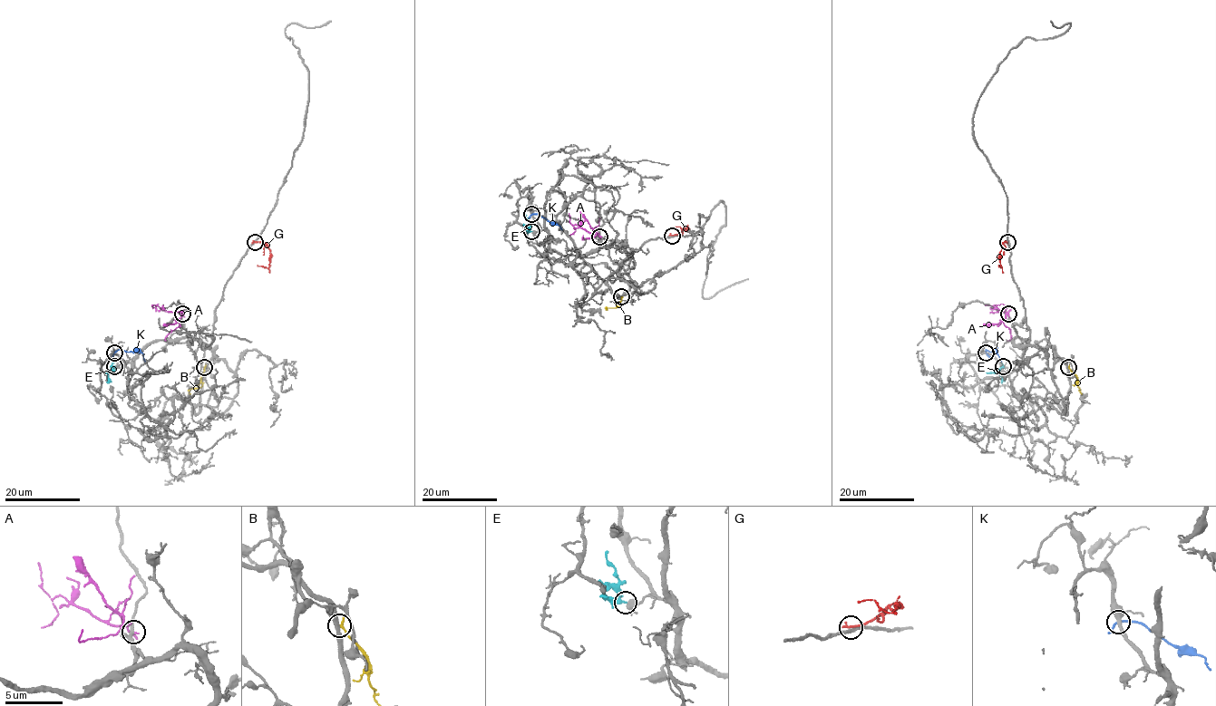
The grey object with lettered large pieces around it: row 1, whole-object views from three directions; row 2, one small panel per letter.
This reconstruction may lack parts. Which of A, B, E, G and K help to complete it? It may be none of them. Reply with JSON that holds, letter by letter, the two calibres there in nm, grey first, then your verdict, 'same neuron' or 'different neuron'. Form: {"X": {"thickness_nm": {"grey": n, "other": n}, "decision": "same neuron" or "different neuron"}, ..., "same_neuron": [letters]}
{"A": {"thickness_nm": {"grey": 240, "other": 150}, "decision": "different neuron"}, "B": {"thickness_nm": {"grey": 440, "other": 220}, "decision": "different neuron"}, "E": {"thickness_nm": {"grey": 440, "other": 280}, "decision": "different neuron"}, "G": {"thickness_nm": {"grey": 280, "other": 240}, "decision": "different neuron"}, "K": {"thickness_nm": {"grey": 440, "other": 150}, "decision": "different neuron"}, "same_neuron": []}

